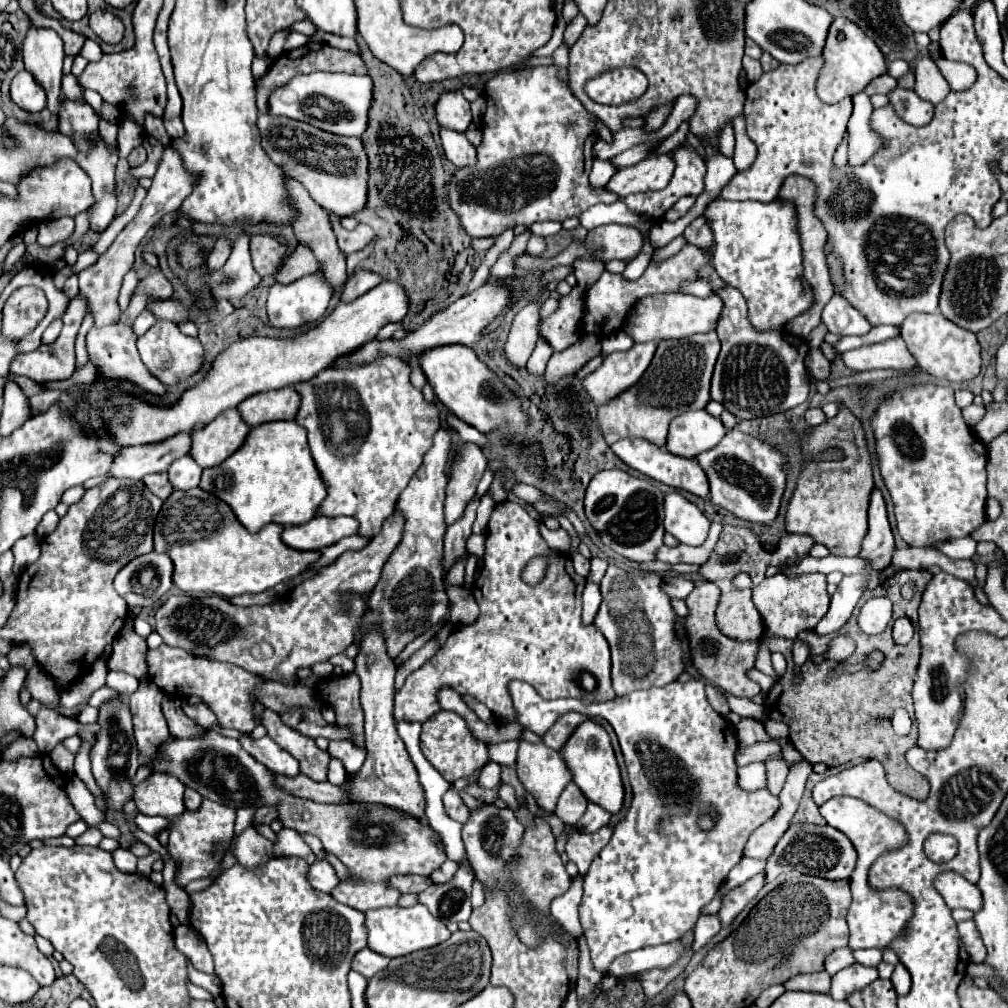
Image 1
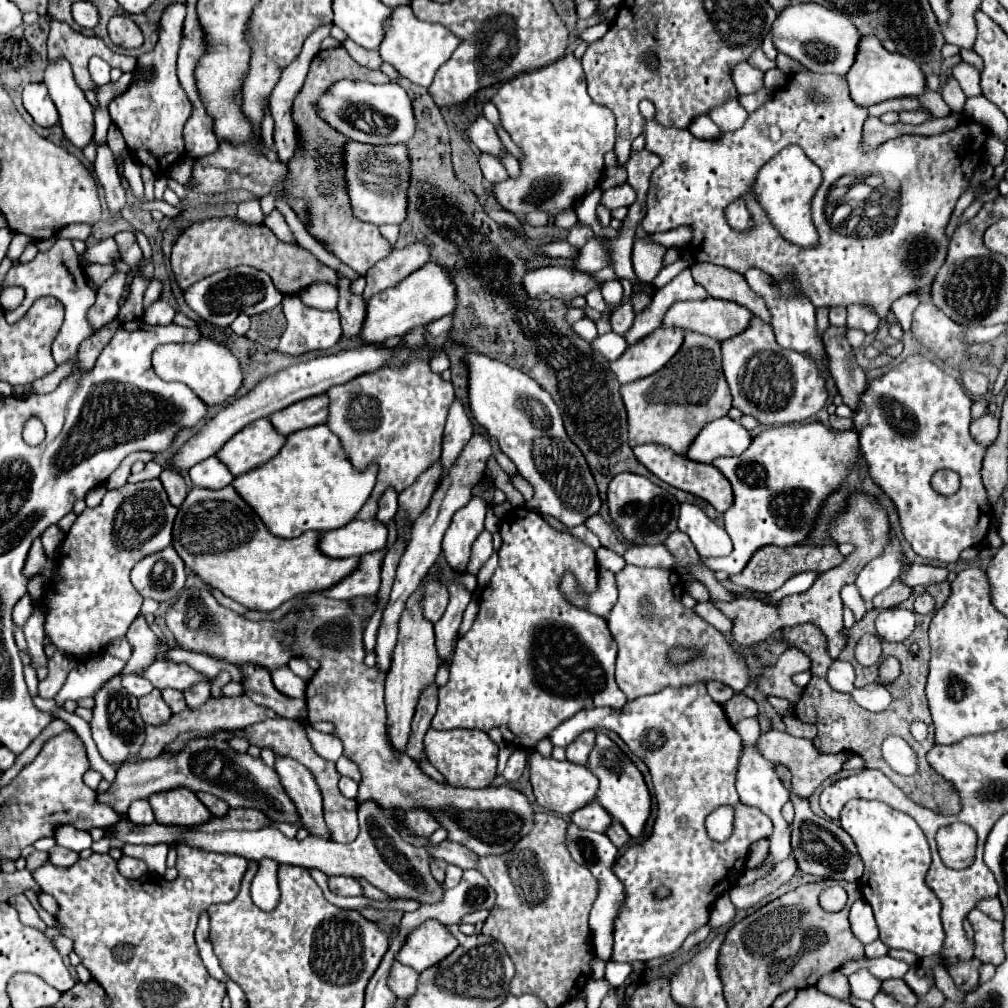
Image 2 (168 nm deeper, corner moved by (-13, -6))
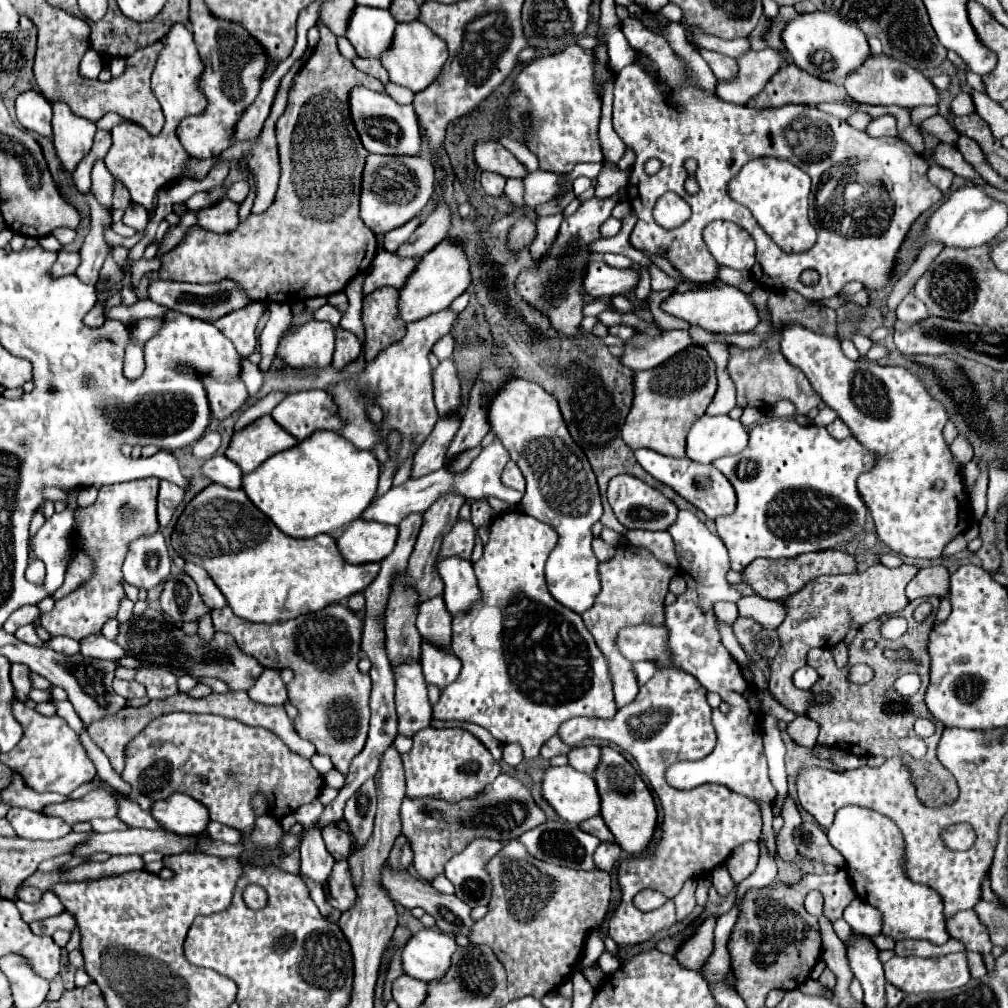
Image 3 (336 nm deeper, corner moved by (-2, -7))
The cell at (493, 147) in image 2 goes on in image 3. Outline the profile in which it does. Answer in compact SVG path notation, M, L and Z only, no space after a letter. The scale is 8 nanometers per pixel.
M478 141L474 145L474 159L482 171L494 171L502 177L524 177L524 165L498 141Z

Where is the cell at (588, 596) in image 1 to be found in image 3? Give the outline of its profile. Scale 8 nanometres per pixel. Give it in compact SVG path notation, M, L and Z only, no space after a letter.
M514 377L504 381L488 405L488 423L510 459L520 465L526 479L526 493L516 507L526 515L552 525L560 537L556 549L546 561L548 591L558 603L582 615L594 605L600 593L598 559L590 547L590 527L602 517L602 503L588 459L572 441L556 399L540 385L526 379Z

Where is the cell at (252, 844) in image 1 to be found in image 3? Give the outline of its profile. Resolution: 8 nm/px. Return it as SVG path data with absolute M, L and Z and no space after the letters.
M248 885L248 889L244 889L244 903L250 909L264 909L266 907L266 891L260 885Z

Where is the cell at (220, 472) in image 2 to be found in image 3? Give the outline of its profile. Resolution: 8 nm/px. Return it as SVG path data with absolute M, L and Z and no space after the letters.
M214 455L210 459L204 461L202 465L202 473L204 477L208 477L212 483L224 485L228 489L238 489L240 487L240 469L236 467L236 463L228 461L224 455Z

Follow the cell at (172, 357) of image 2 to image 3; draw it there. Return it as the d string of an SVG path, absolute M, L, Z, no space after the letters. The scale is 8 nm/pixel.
M200 373L198 375L204 389L206 389L206 397L212 409L212 415L216 419L224 419L230 413L234 413L246 399L248 399L248 391L246 385L240 379L232 379L232 381L220 381L208 373Z

